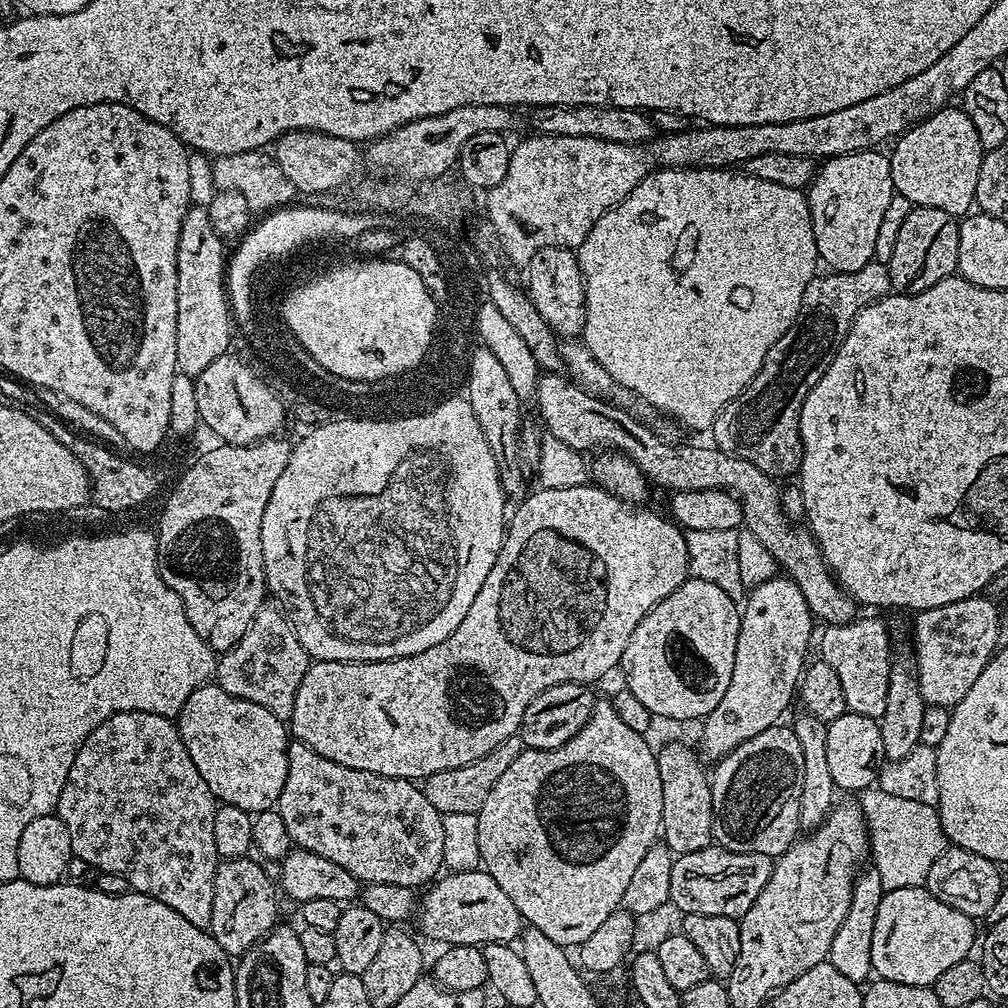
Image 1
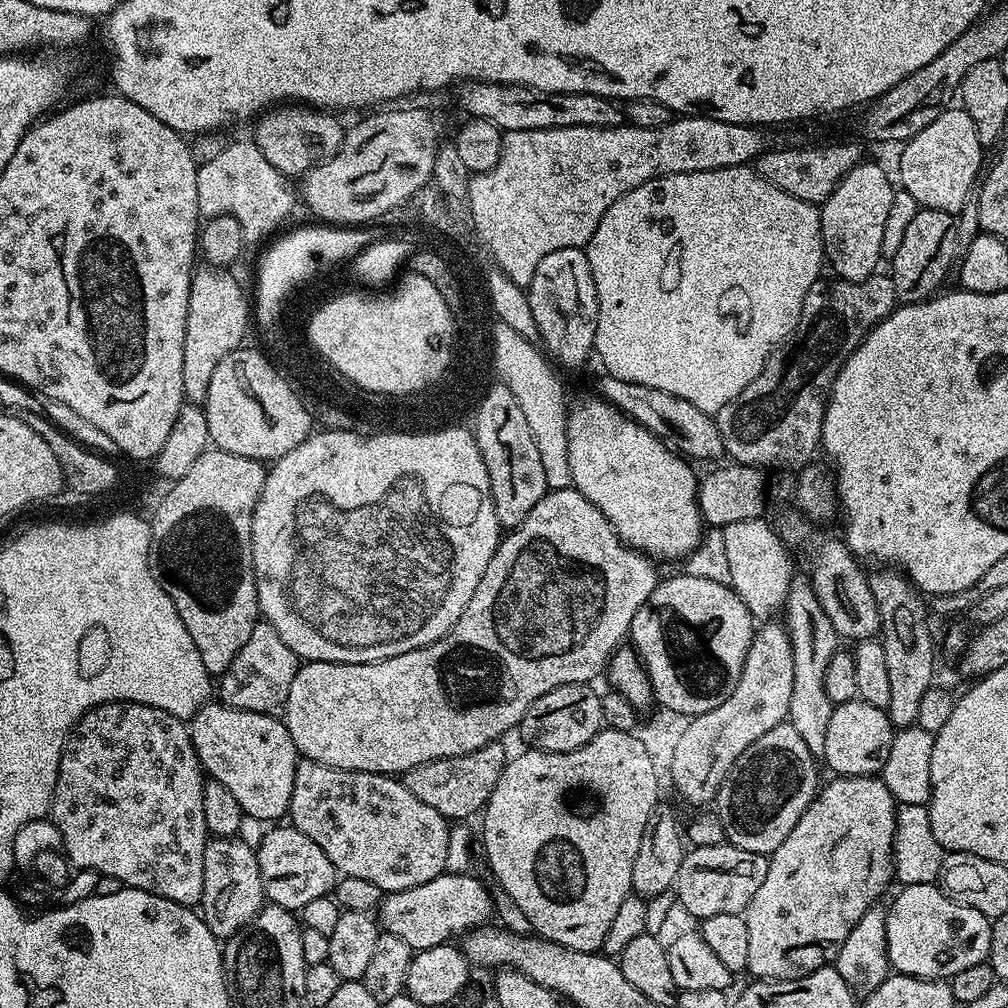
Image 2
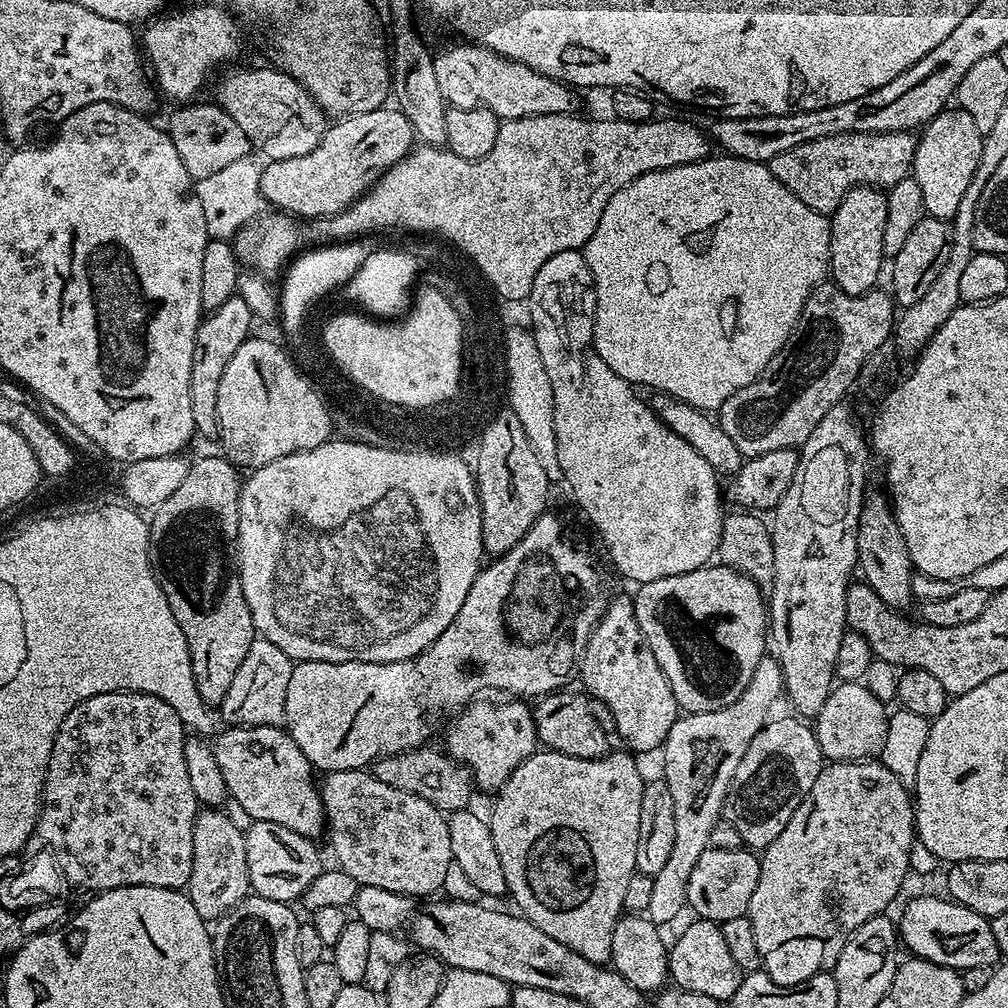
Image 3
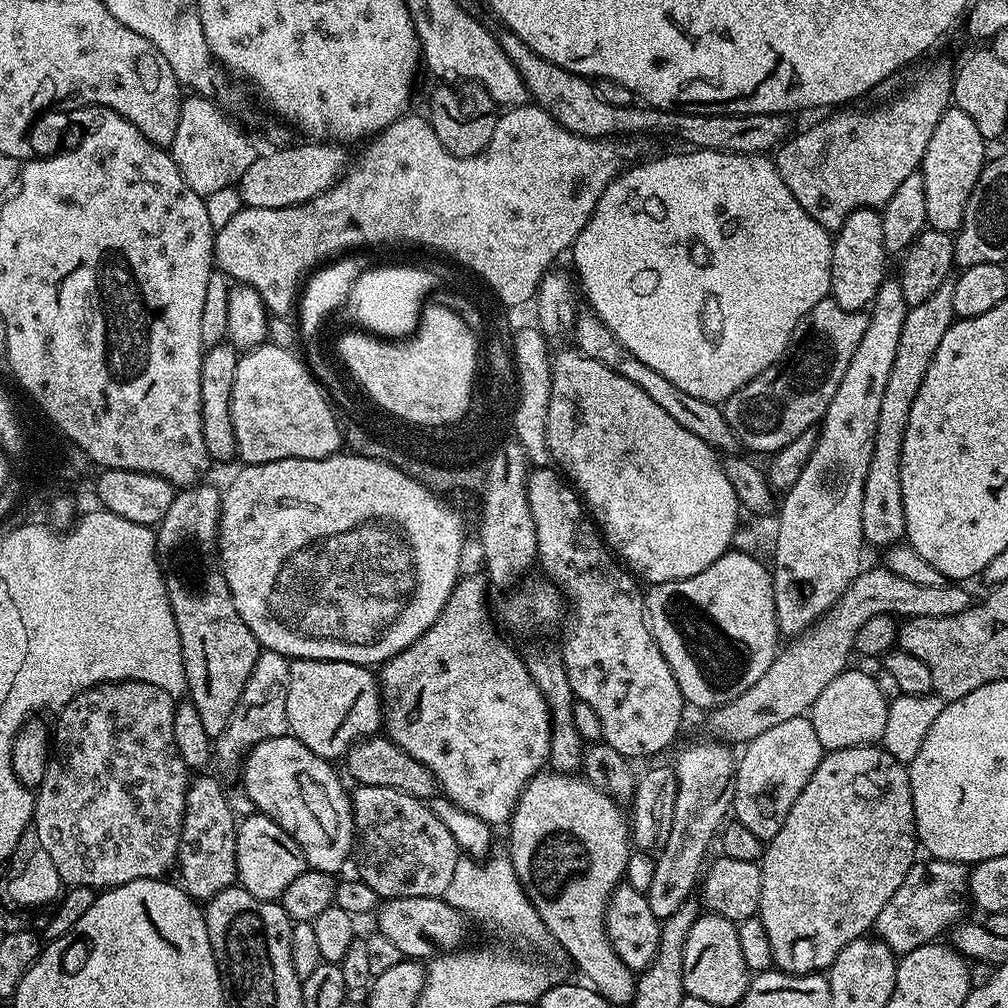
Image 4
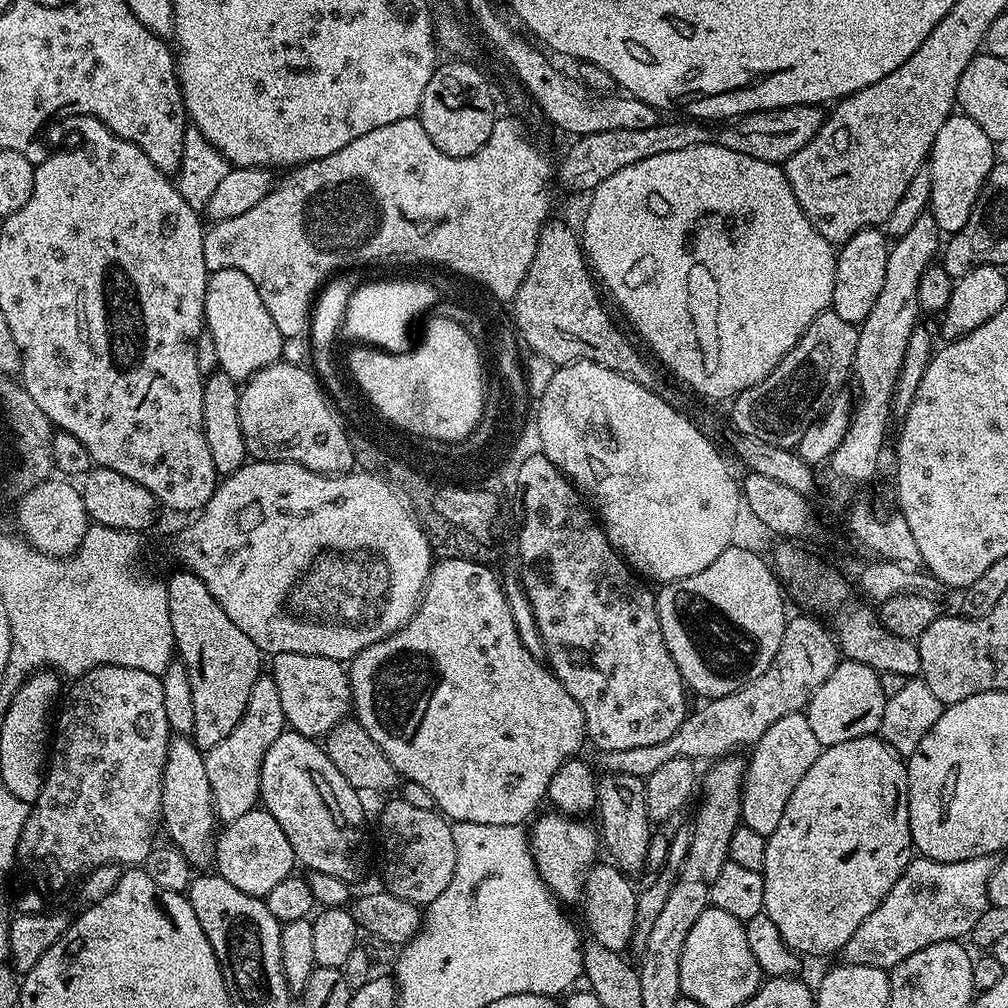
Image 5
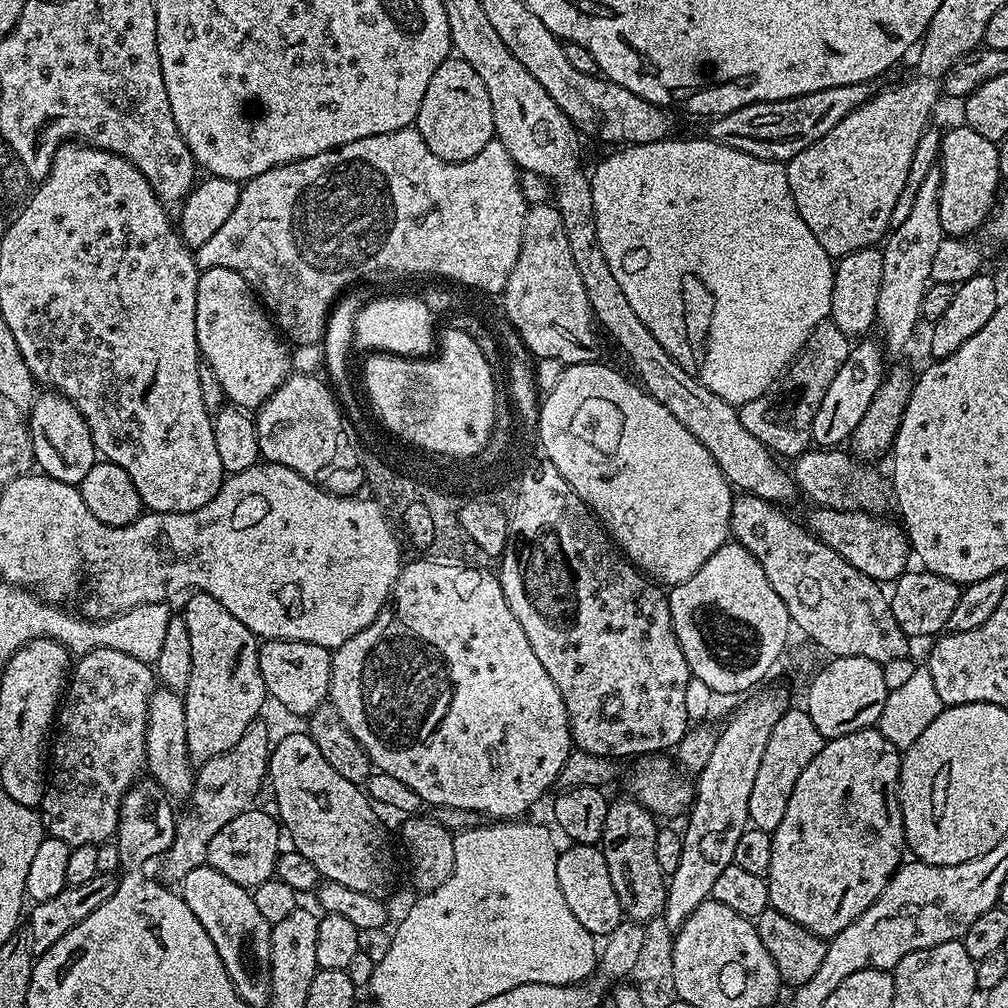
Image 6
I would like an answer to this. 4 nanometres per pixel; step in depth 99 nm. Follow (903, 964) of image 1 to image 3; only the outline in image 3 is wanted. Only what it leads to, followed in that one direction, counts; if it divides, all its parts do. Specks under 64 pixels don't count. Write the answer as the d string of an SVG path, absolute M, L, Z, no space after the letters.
M918 896L905 906L900 920L898 918L898 934L903 945L905 942L917 959L932 961L959 972L970 966L995 967L1001 954L994 939L991 921L969 907L943 899Z

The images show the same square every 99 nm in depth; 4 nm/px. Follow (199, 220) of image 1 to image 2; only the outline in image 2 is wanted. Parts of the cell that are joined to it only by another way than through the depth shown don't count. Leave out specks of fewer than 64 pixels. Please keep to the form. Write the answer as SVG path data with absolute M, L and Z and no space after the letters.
M200 266L193 271L192 281L190 282L190 306L186 312L186 342L182 342L182 390L184 391L185 401L189 404L203 405L206 398L206 392L210 390L210 377L214 374L214 370L218 366L218 362L222 362L222 358L226 358L226 354L230 354L235 348L241 347L245 343L244 335L248 332L248 320L250 324L250 296L244 293L244 288L231 276L231 271L225 270L220 266Z

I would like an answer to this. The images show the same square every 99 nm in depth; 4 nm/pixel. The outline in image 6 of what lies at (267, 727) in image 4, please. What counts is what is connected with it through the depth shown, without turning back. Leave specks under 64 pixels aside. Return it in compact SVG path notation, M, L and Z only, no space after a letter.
M257 722L250 725L246 730L246 734L242 734L242 738L238 738L238 742L230 750L203 761L195 769L192 781L192 795L187 797L186 800L188 809L177 815L176 833L170 842L170 846L162 856L165 876L163 876L163 879L165 881L173 882L172 880L176 880L175 882L182 882L186 878L186 874L190 874L190 870L205 867L208 851L210 850L210 838L214 838L214 834L218 834L218 830L222 830L222 826L226 826L226 822L230 822L230 818L238 818L238 814L247 812L249 808L257 803L256 795L260 792L260 783L263 785L268 775L269 755L268 728L263 722Z

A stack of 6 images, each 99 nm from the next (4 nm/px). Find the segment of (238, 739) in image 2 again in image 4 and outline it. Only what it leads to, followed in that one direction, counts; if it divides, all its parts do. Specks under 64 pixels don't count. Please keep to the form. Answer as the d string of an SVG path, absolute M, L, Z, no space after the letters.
M289 734L258 742L243 757L243 768L244 792L256 807L253 809L278 822L298 842L308 868L336 874L347 860L349 863L356 839L352 798L329 761Z

